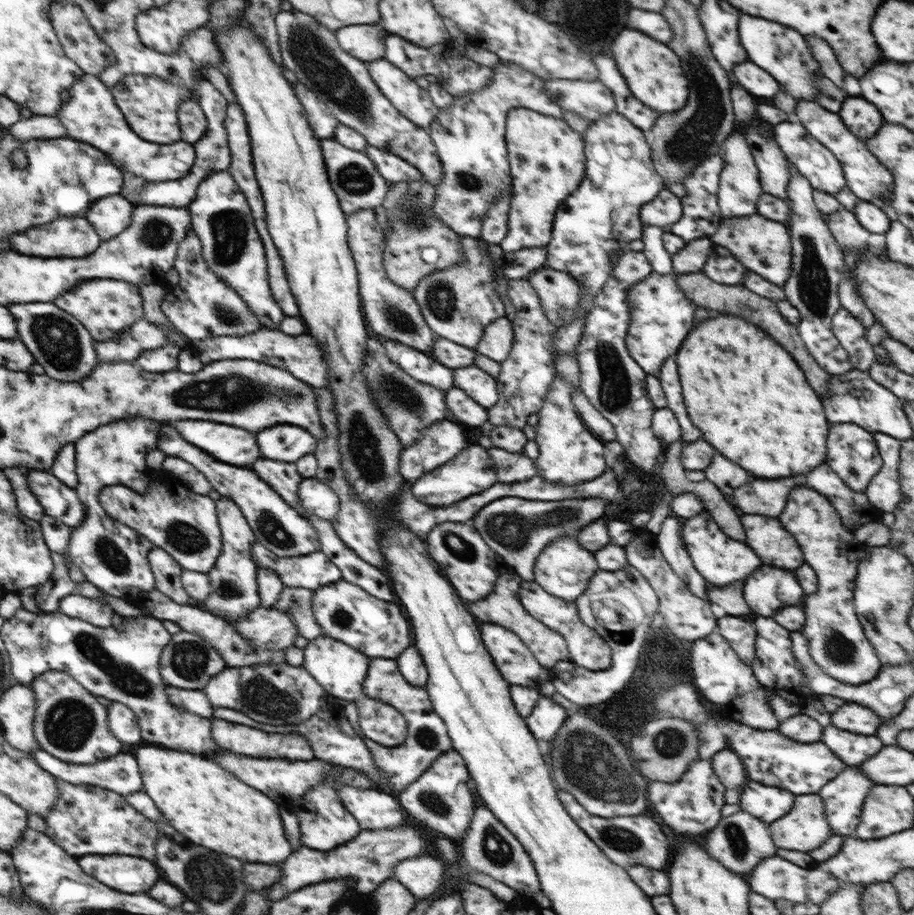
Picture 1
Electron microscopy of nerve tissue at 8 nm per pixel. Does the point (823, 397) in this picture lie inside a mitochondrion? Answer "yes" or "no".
no

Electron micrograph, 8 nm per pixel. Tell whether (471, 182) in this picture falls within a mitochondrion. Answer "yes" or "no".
yes

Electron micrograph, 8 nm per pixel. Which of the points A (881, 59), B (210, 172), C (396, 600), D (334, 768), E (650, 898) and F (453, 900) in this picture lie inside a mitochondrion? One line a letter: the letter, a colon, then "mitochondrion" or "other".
A: other
B: other
C: other
D: other
E: other
F: other

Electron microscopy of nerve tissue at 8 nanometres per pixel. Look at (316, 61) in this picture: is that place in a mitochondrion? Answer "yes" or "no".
yes

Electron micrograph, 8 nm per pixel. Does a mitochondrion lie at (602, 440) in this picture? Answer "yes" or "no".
no

